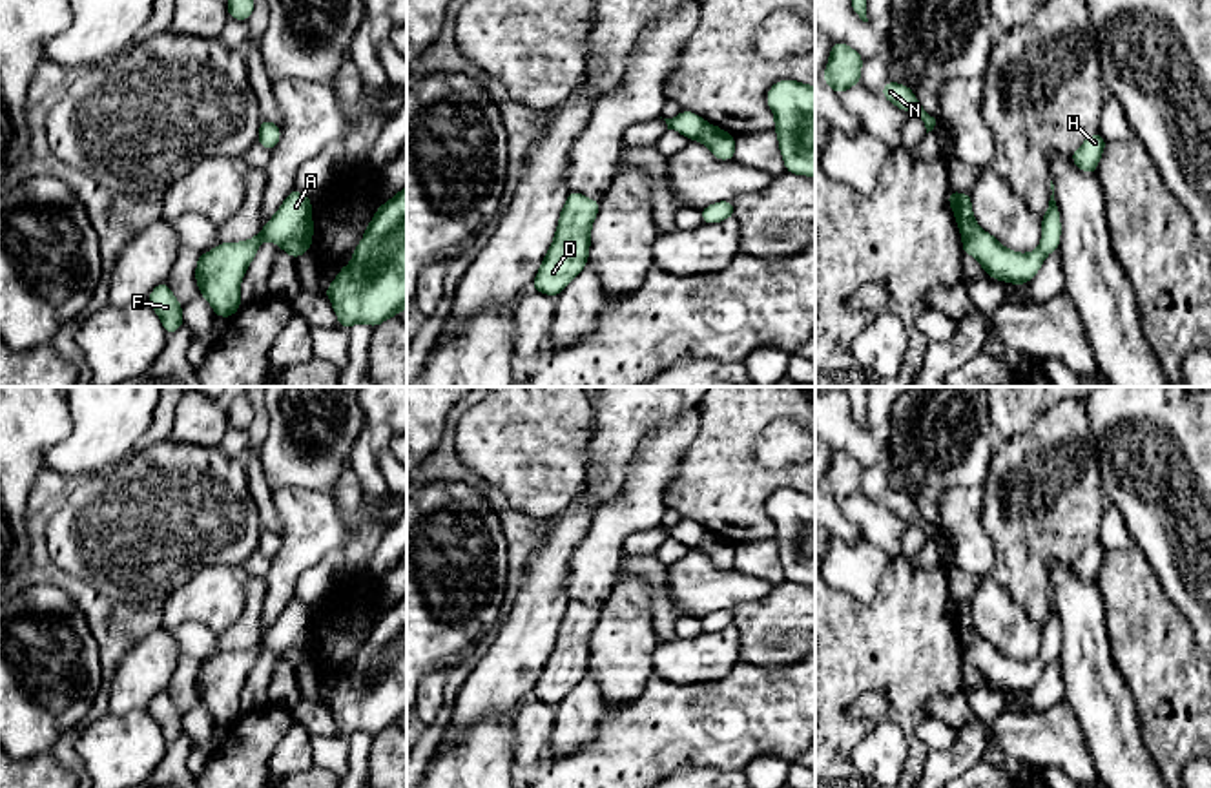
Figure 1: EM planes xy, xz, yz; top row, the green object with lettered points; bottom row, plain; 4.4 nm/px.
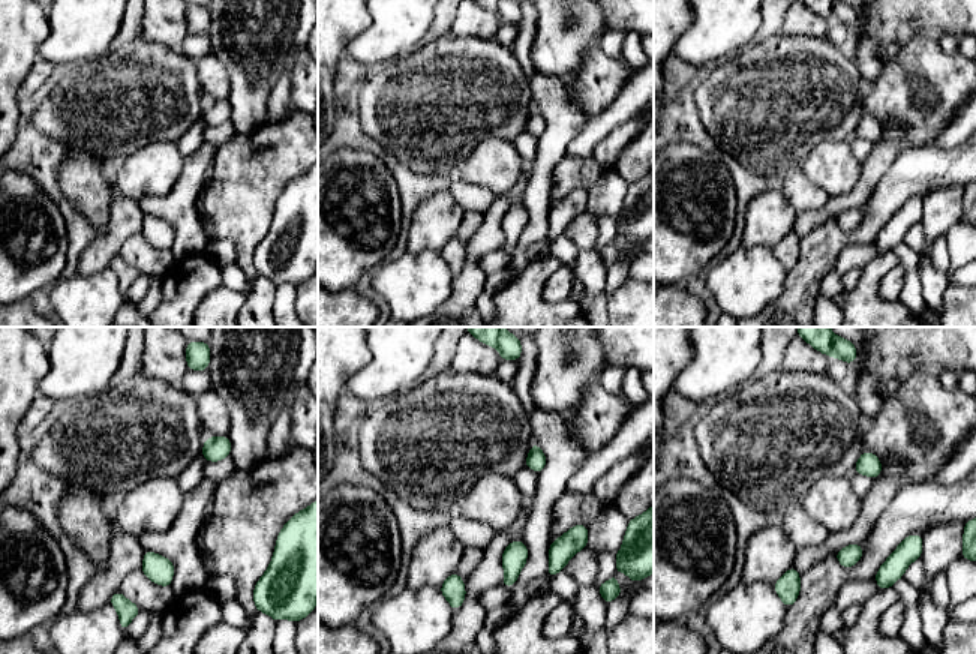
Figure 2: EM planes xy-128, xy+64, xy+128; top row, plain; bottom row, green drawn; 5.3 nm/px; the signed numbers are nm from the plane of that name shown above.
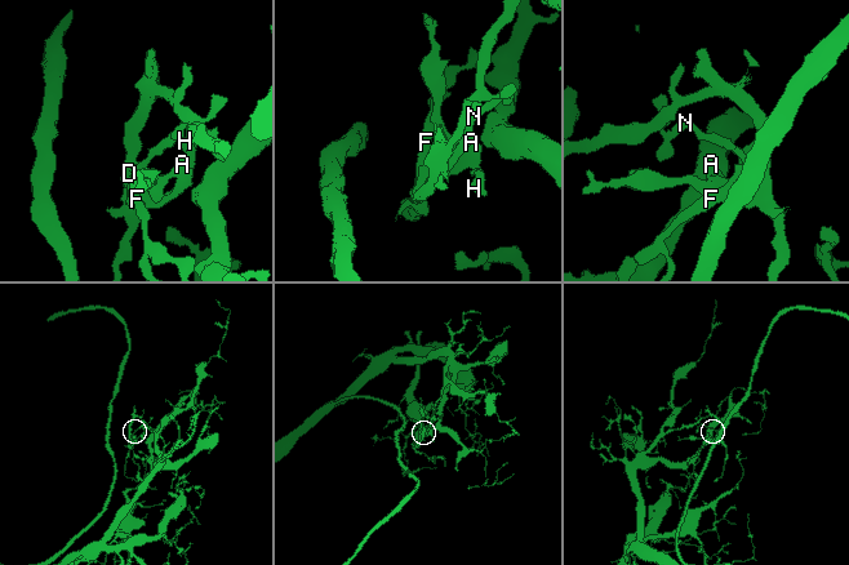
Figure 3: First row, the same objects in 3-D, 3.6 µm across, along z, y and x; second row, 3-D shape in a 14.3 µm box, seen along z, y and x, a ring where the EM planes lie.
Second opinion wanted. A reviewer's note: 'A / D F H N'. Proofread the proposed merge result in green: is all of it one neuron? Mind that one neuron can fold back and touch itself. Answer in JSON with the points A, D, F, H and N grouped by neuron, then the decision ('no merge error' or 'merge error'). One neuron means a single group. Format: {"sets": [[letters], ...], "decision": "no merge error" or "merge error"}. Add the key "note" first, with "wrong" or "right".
{"note": "right", "sets": [["A"], ["D", "F", "H", "N"]], "decision": "merge error"}

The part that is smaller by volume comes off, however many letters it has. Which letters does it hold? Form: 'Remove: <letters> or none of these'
Remove: A

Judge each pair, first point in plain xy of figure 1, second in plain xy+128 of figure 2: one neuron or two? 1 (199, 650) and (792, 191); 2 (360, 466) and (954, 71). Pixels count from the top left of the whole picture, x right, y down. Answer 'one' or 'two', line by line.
1: one
2: two

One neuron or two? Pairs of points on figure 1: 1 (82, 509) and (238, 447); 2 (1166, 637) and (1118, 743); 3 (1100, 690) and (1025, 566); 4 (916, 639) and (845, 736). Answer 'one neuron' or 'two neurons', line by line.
1: two neurons
2: two neurons
3: two neurons
4: one neuron

